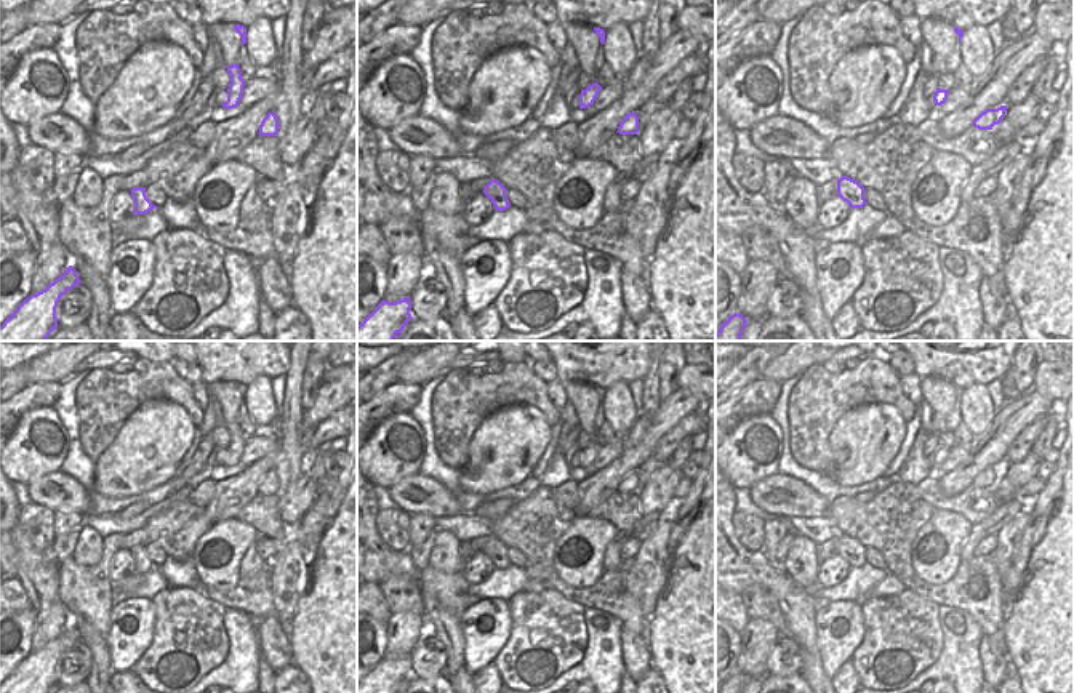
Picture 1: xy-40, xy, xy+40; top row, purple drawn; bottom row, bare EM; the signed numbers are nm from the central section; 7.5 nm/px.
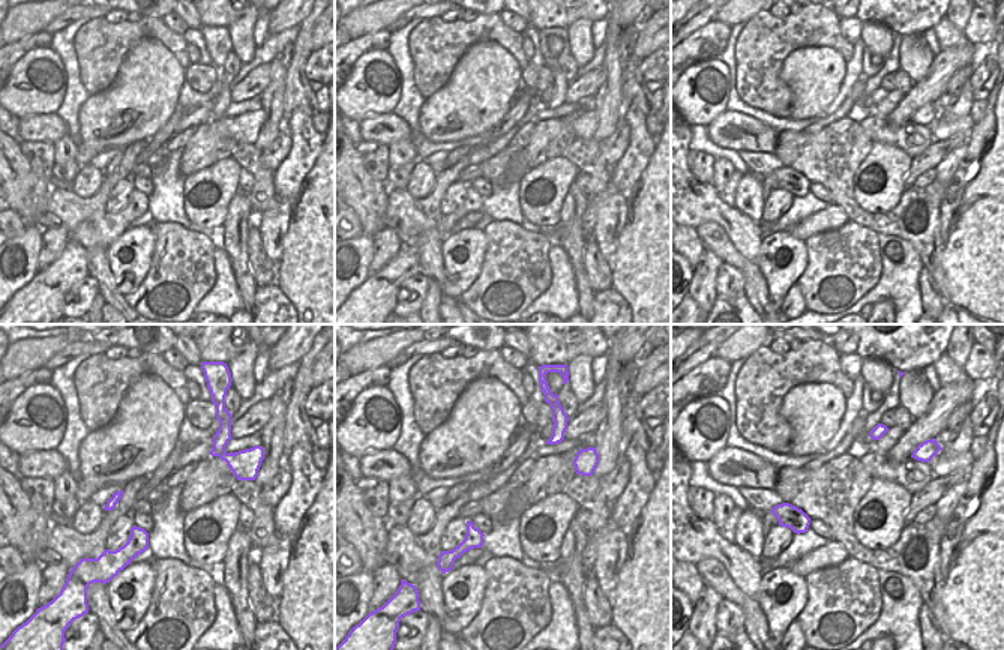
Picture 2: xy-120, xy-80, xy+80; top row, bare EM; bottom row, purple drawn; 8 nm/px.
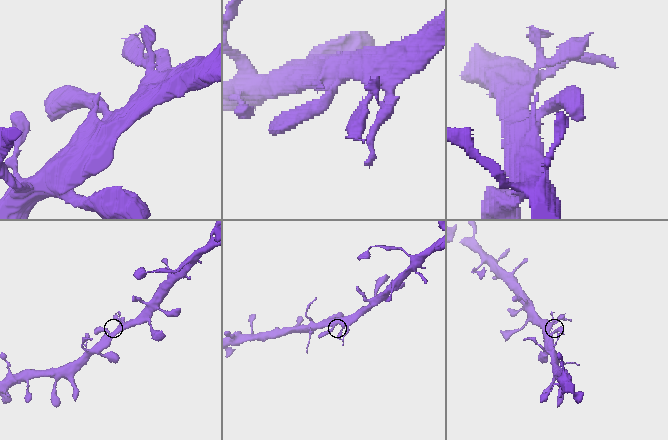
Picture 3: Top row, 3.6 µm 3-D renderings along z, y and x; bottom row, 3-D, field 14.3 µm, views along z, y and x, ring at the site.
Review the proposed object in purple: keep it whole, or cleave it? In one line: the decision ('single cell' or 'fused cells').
single cell

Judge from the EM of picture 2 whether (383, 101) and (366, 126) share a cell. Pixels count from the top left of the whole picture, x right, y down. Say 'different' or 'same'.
different

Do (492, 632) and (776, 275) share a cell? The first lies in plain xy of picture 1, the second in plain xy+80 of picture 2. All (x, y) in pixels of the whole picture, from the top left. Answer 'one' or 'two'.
one

